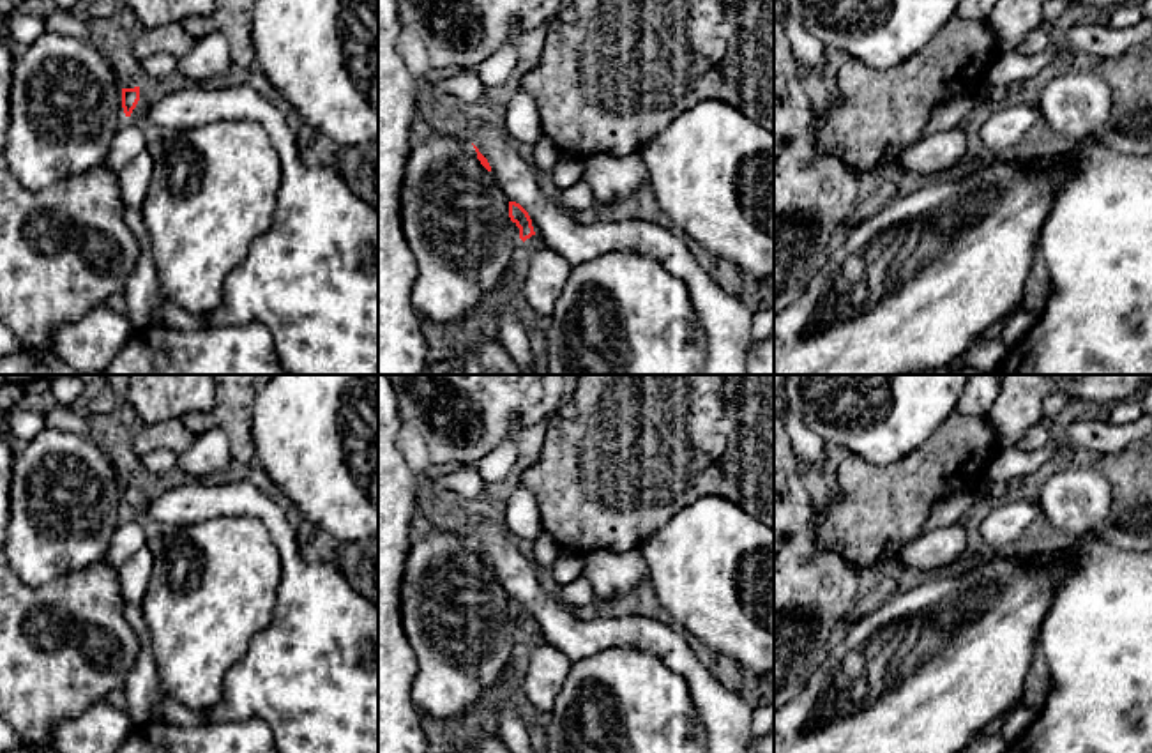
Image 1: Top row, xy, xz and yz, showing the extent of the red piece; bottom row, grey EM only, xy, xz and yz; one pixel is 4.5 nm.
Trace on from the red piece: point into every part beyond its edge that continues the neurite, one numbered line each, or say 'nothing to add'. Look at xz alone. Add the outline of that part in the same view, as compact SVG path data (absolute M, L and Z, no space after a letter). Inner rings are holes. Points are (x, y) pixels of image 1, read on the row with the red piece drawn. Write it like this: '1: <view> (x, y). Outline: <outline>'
1: xz (548, 273). Outline: M532 235L523 244L530 260L523 292L530 311L542 320L549 320L572 265L557 251L549 249L537 235Z

